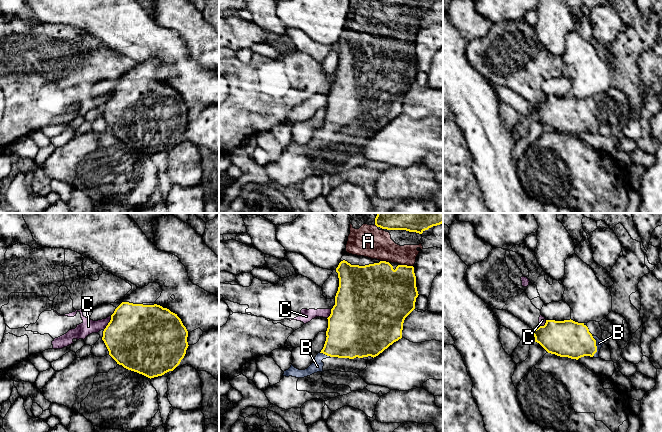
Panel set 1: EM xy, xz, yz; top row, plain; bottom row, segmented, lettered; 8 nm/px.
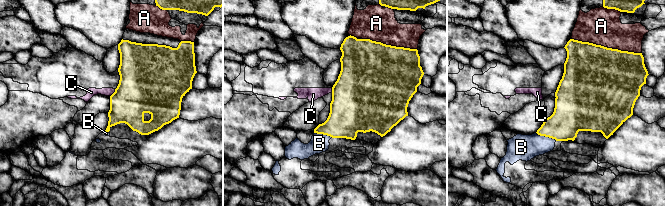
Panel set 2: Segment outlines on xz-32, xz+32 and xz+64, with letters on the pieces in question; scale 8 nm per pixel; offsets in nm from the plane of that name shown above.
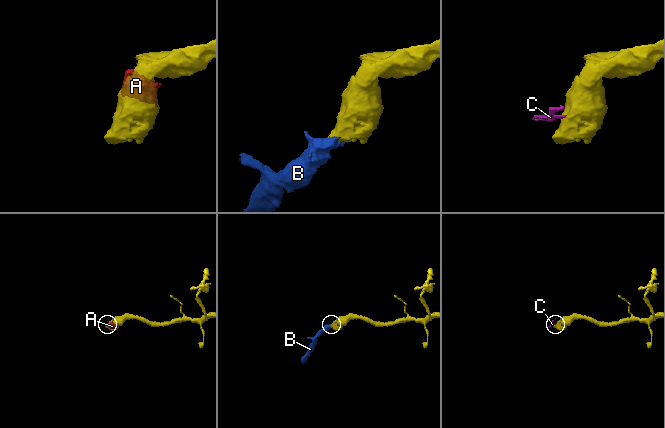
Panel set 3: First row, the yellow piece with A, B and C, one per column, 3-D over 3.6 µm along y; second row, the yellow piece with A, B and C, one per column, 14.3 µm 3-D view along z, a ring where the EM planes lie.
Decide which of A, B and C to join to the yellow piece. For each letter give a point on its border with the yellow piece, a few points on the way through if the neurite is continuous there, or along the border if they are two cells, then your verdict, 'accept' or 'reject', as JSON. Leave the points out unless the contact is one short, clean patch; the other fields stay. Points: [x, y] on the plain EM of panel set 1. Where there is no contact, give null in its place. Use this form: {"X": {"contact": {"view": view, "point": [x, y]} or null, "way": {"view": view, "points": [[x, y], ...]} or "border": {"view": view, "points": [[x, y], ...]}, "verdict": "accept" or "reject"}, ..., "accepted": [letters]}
{"A": {"contact": {"view": "xz", "point": [406, 41]}, "verdict": "accept"}, "B": {"contact": {"view": "yz", "point": [596, 122]}, "way": {"view": "yz", "points": [[567, 114], [596, 122], [599, 119]]}, "verdict": "accept"}, "C": {"contact": {"view": "xy", "point": [108, 99]}, "border": {"view": "xy", "points": [[111, 92], [108, 100], [103, 105]]}, "verdict": "reject"}, "accepted": ["A", "B"]}

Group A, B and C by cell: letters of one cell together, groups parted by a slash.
A B / C

